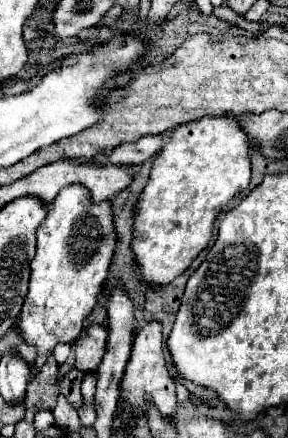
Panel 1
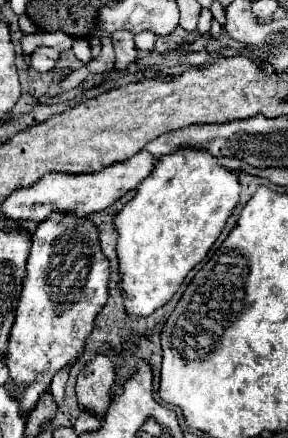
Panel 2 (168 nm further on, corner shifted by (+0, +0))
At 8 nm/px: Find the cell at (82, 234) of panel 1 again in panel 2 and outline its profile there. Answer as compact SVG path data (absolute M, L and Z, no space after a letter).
M54 212L38 224L26 268L28 276L6 348L6 366L16 384L22 414L28 414L38 396L50 388L52 376L82 354L90 326L106 304L110 280L110 264L102 254L98 228L90 218L80 218L74 212Z

